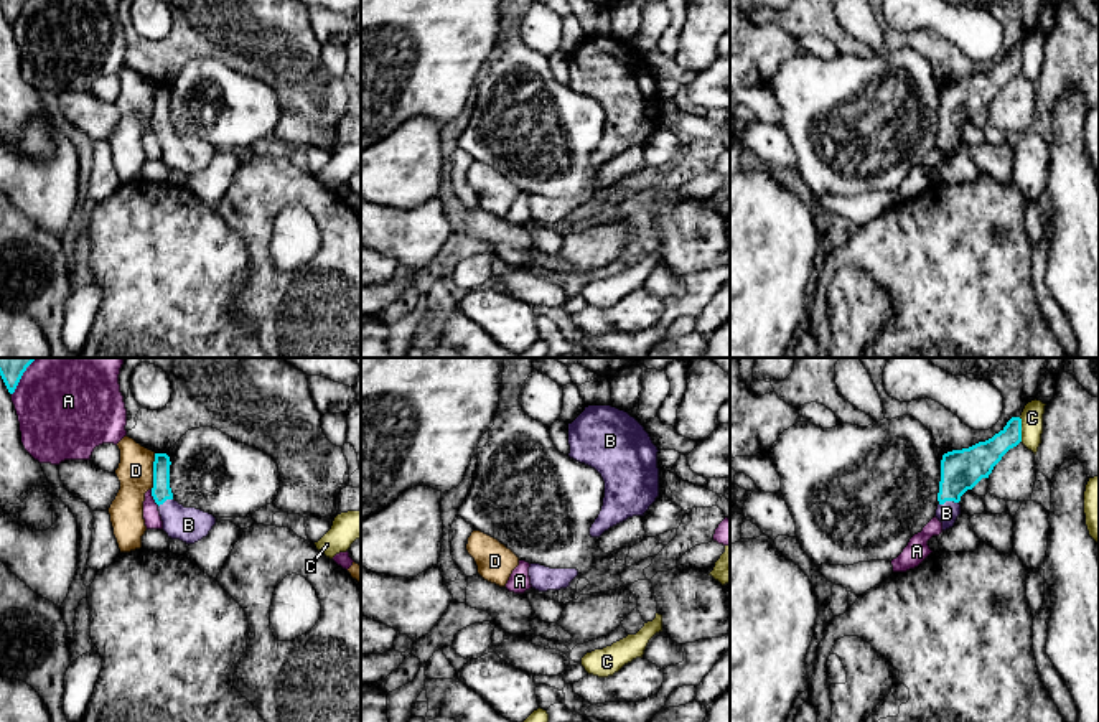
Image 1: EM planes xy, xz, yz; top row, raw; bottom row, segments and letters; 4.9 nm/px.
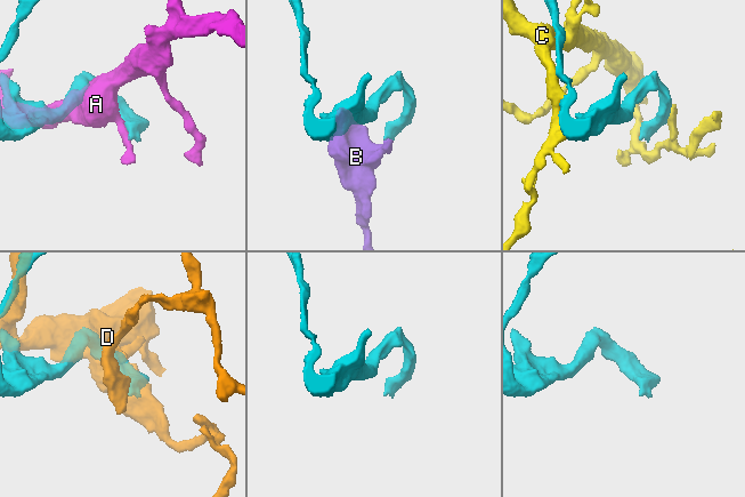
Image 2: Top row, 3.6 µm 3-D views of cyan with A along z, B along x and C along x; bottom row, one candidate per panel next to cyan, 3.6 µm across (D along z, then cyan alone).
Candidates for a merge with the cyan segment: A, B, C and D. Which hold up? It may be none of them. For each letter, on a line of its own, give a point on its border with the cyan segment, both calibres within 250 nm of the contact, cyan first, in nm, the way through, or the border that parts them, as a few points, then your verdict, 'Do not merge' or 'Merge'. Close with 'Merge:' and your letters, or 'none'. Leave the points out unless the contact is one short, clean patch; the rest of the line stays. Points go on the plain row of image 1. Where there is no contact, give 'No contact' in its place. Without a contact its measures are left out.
A: Touches cyan at xy (154, 129). Thickness 90 nm (cyan) against 80 nm. Do not merge
B: Touches cyan at yz (948, 131). Thickness 200 nm (cyan) against 100 nm. Path across: yz (961, 101), (948, 131), (946, 144). Merge
C: Touches cyan at yz (1020, 60). Thickness 150 nm (cyan) against 110 nm. Do not merge
D: Touches cyan at xy (154, 103). Thickness 90 nm (cyan) against 180 nm. Boundary: xy (155, 84), (154, 116), (150, 119). Do not merge
Merge: B

